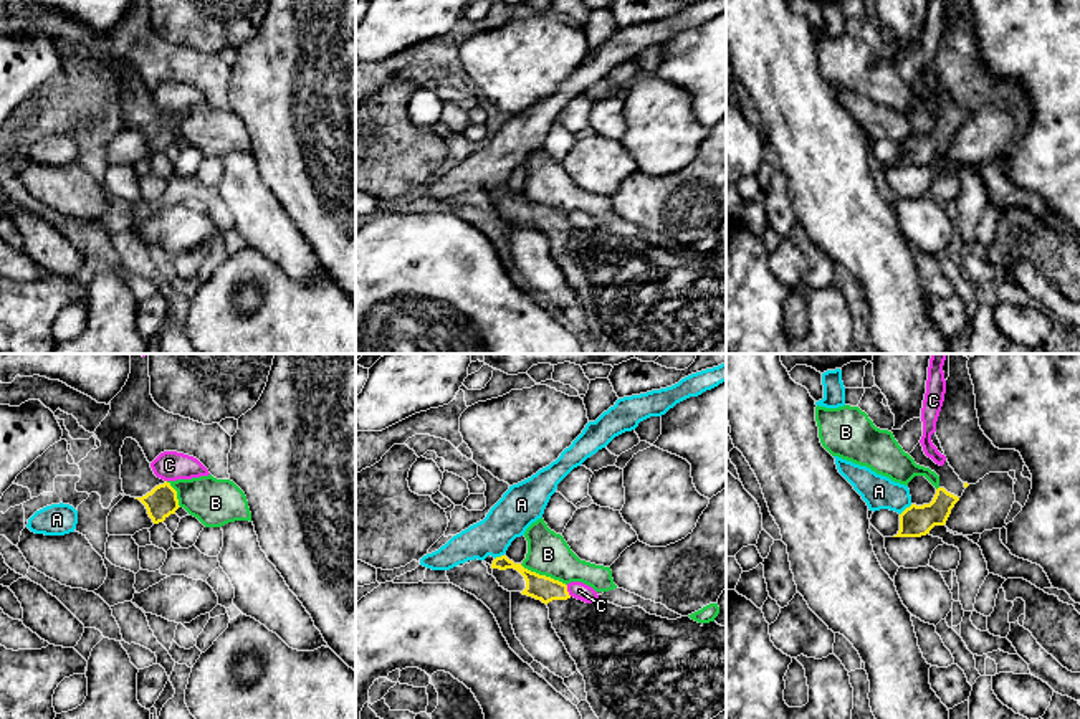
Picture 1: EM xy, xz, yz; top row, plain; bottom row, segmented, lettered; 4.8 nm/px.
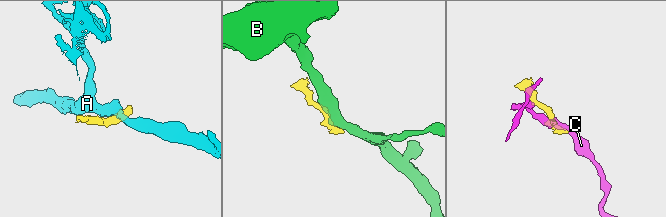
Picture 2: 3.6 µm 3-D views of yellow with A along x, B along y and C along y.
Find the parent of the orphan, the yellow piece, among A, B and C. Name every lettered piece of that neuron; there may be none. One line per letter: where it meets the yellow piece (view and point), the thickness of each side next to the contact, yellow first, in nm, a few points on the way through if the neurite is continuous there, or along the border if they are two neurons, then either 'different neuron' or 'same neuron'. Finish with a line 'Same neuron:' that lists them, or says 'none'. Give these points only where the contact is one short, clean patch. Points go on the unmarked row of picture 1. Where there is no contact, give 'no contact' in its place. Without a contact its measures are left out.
A: meets yellow in yz at (905, 139); 160 nm thick on the yellow side, 160 nm on the other; border along yz (912, 134), (900, 144); different neuron
B: meets yellow in xz at (543, 205); 120 nm thick on the yellow side, 200 nm on the other; border along xz (520, 194), (558, 209), (566, 215); different neuron
C: meets yellow in xz at (566, 220); 120 nm thick on the yellow side, 90 nm on the other; border along xz (566, 215), (571, 225); different neuron
Same neuron: none

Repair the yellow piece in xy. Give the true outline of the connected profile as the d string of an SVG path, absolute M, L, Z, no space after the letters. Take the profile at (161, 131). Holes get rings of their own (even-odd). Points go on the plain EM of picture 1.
M126 68L121 78L121 109L126 126L139 129L154 154L164 152L180 137L177 121L170 112L157 107L142 78L132 68Z

